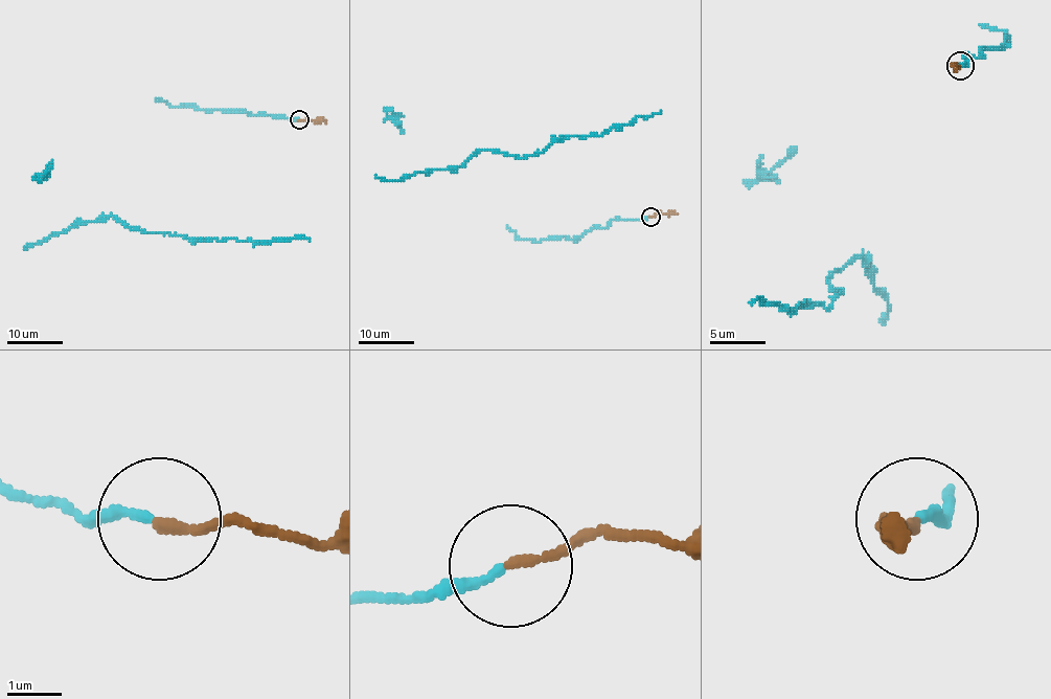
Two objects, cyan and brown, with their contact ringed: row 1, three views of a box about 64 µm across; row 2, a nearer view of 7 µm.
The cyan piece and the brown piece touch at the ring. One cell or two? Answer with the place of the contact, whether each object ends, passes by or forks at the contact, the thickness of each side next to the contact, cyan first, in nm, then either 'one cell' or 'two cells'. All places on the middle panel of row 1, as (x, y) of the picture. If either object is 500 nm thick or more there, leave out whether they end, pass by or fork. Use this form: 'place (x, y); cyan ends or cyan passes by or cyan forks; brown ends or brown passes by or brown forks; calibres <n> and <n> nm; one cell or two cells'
place (650, 217); cyan ends; brown ends; calibres 180 and 170 nm; two cells

